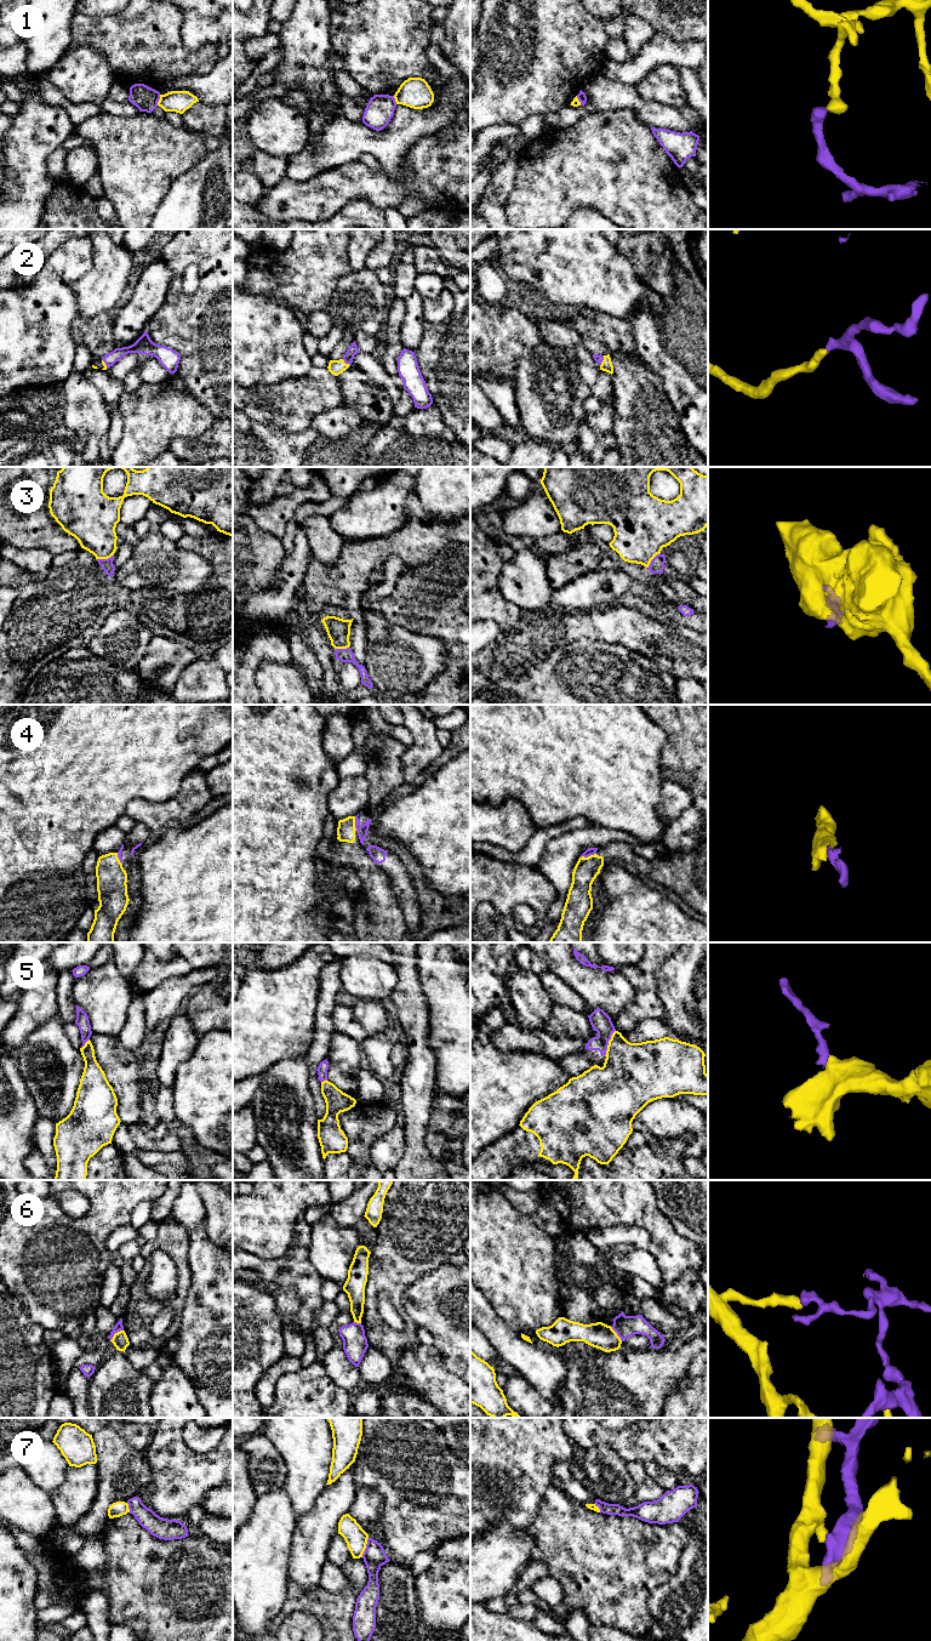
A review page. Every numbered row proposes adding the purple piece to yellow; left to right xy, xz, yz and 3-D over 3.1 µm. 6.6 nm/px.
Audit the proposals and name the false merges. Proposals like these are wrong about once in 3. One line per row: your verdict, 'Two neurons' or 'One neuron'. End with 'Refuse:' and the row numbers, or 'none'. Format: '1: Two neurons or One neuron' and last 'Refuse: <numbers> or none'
1: Two neurons
2: One neuron
3: Two neurons
4: Two neurons
5: Two neurons
6: Two neurons
7: Two neurons
Refuse: 1, 3, 4, 5, 6, 7

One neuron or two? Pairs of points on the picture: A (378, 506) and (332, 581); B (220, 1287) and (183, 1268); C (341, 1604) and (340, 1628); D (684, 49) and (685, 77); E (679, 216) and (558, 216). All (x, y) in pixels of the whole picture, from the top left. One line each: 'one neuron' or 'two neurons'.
A: two neurons
B: two neurons
C: one neuron
D: two neurons
E: one neuron

